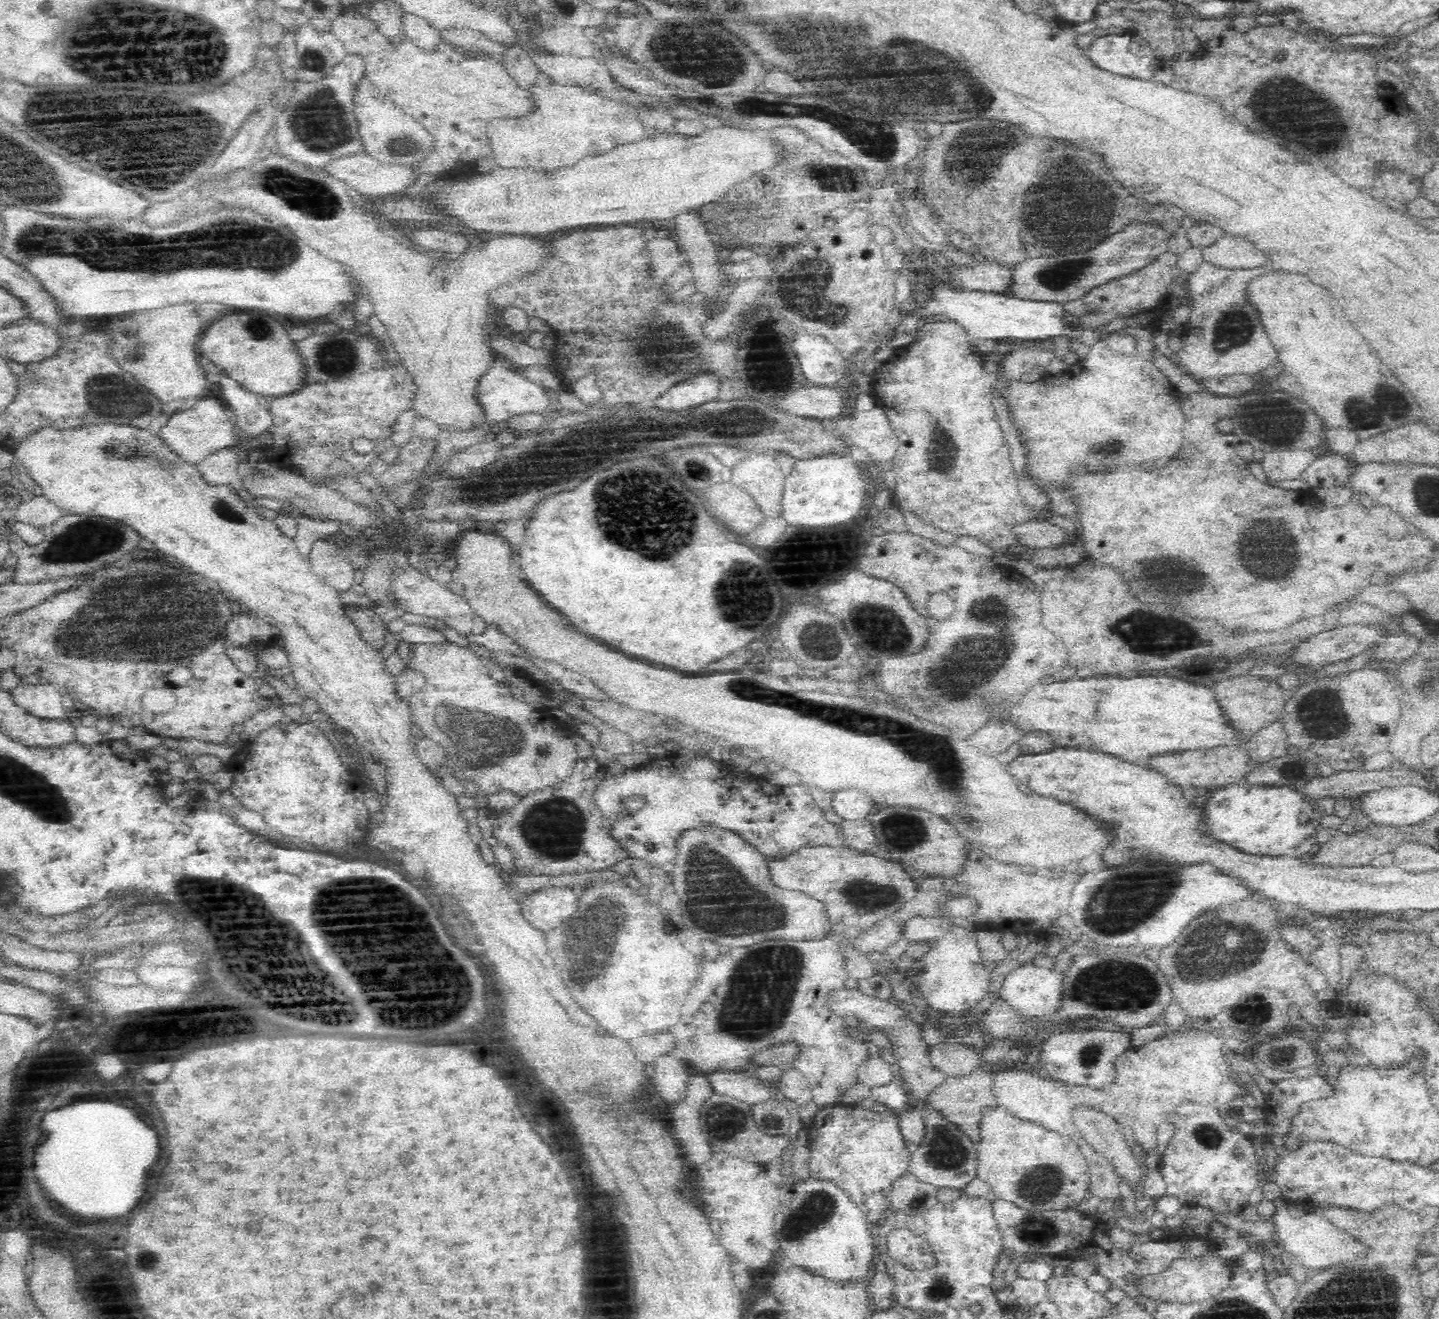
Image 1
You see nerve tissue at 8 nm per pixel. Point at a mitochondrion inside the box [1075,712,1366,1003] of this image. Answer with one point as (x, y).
(1129, 898)

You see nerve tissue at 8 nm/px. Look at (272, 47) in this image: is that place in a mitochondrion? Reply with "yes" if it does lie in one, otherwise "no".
no

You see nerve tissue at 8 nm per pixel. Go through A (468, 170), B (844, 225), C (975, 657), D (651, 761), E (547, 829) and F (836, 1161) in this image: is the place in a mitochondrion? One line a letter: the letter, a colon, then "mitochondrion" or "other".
A: other
B: other
C: mitochondrion
D: other
E: mitochondrion
F: other

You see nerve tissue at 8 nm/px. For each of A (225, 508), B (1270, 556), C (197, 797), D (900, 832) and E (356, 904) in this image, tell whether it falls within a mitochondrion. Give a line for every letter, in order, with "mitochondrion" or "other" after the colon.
A: mitochondrion
B: mitochondrion
C: other
D: mitochondrion
E: mitochondrion

